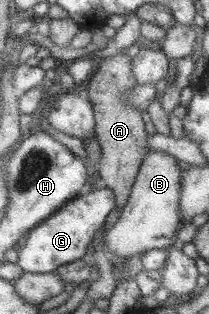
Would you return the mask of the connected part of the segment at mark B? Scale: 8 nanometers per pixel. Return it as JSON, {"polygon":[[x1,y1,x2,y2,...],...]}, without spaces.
{"polygon":[[146,150,134,178,128,200,116,223,102,238,104,251,128,259,150,249,168,249,173,246,174,231,182,222,178,215,180,200,181,170,176,158,169,153]]}

